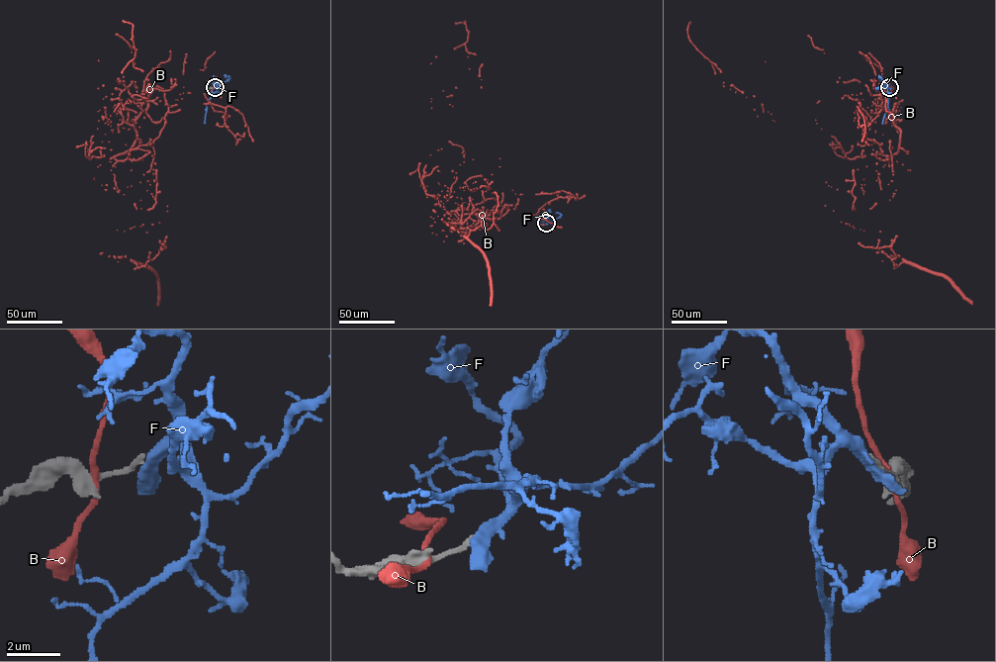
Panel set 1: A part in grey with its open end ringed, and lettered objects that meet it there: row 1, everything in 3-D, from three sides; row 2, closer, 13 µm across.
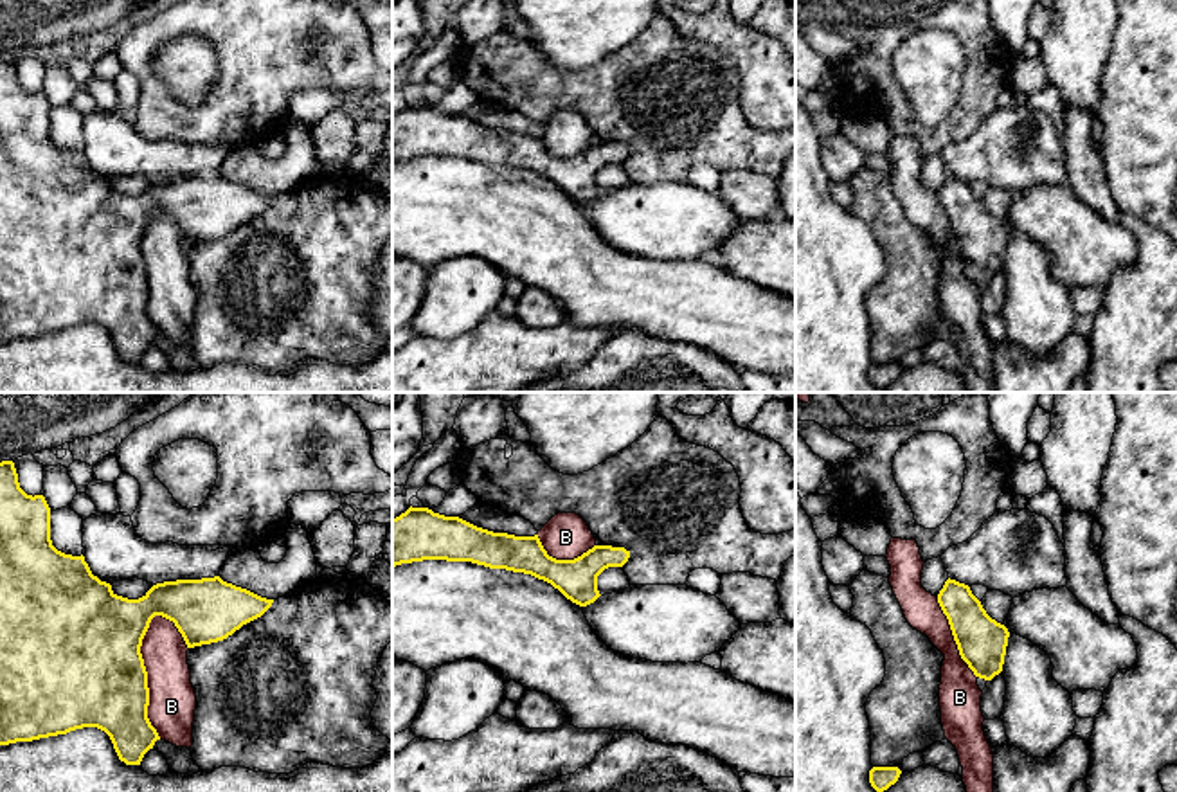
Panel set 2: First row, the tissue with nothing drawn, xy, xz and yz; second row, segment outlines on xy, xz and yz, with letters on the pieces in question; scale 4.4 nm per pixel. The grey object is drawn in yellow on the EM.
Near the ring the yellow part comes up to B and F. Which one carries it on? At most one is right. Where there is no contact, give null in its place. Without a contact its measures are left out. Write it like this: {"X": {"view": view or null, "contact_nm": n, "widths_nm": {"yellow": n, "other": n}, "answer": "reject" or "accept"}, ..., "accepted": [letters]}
{"B": {"view": "xy", "contact_nm": 550, "widths_nm": {"yellow": 480, "other": 200}, "answer": "reject"}, "F": {"view": null, "answer": "reject"}, "accepted": []}

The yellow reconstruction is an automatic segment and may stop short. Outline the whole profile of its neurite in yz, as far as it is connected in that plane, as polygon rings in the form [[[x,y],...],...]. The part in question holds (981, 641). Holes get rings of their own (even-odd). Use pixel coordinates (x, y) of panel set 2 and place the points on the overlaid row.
[[[947,580],[938,603],[948,619],[961,659],[975,677],[992,680],[1002,671],[1010,632],[992,619],[970,587]]]

